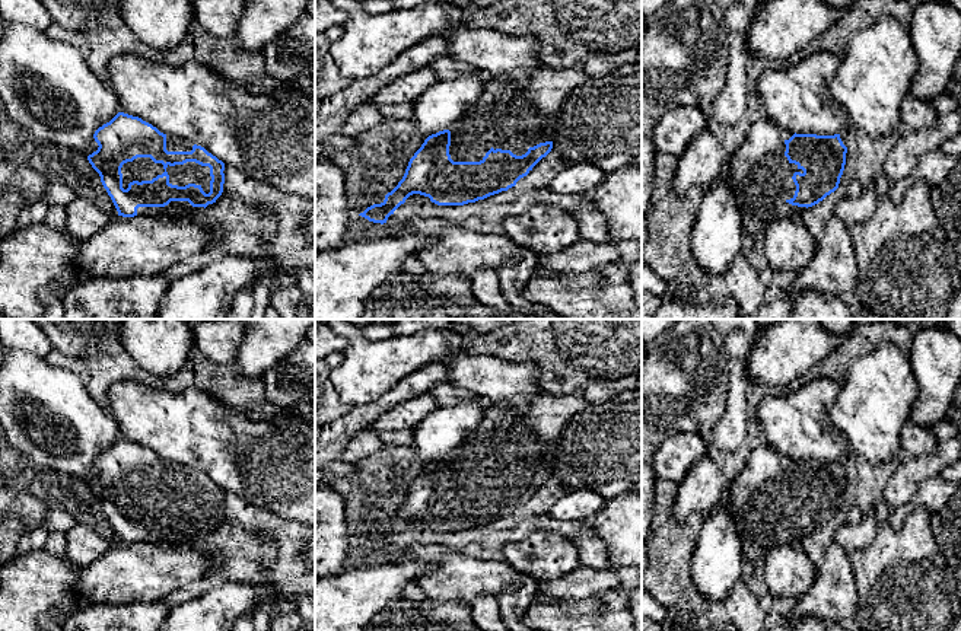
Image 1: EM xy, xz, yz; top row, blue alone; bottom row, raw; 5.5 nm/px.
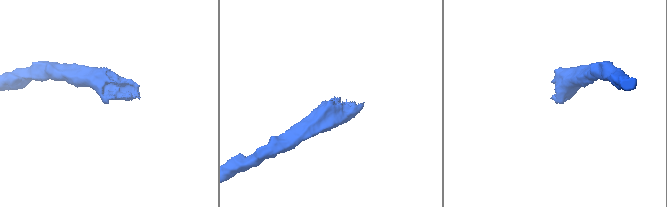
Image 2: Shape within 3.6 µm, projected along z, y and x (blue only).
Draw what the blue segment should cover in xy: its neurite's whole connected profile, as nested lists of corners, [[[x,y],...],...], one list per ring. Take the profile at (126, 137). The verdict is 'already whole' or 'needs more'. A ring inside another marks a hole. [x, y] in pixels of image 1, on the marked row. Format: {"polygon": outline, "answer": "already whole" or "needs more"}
{"polygon": [[[118,112],[93,134],[98,150],[87,156],[118,216],[174,220],[204,211],[223,192],[225,163],[190,140],[163,134],[139,117]]], "answer": "needs more"}

